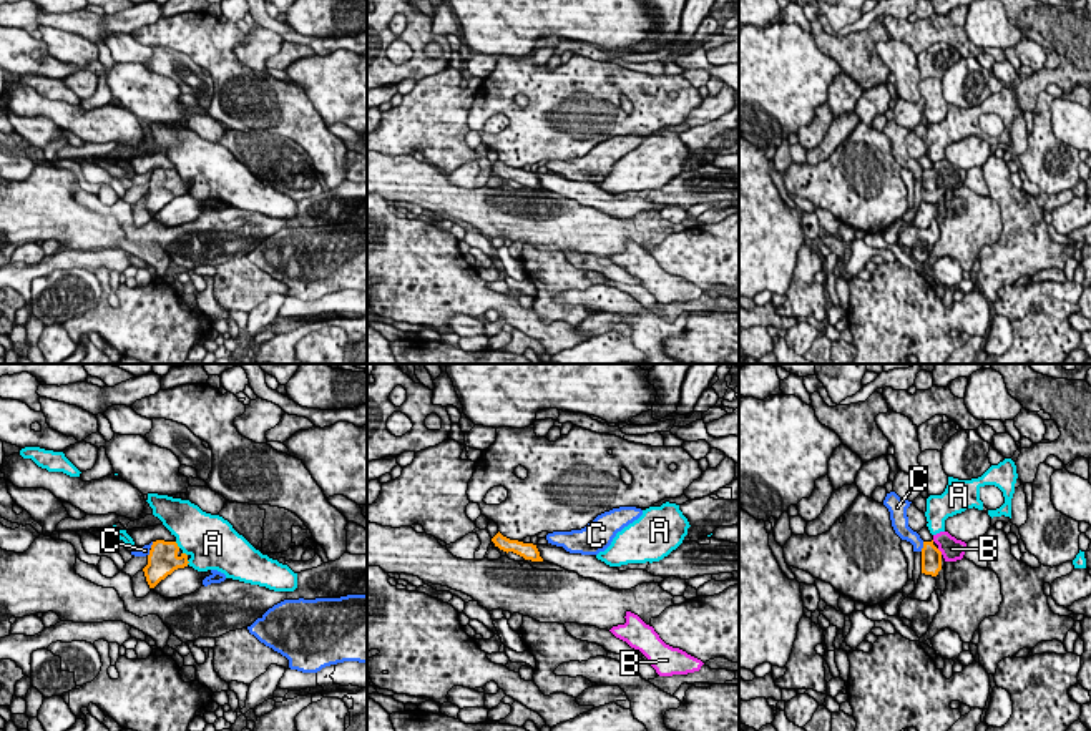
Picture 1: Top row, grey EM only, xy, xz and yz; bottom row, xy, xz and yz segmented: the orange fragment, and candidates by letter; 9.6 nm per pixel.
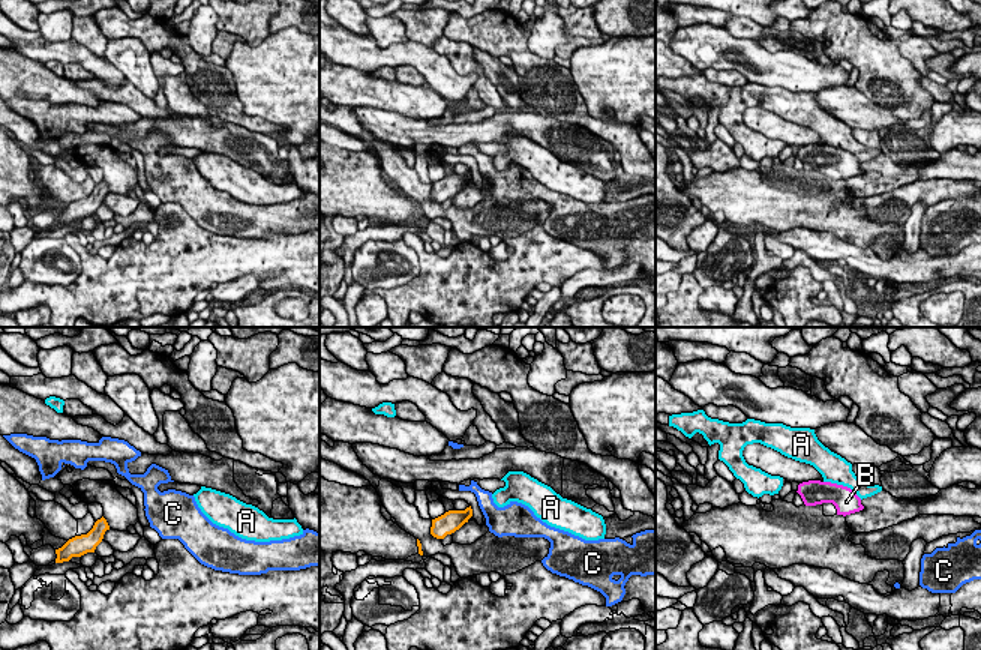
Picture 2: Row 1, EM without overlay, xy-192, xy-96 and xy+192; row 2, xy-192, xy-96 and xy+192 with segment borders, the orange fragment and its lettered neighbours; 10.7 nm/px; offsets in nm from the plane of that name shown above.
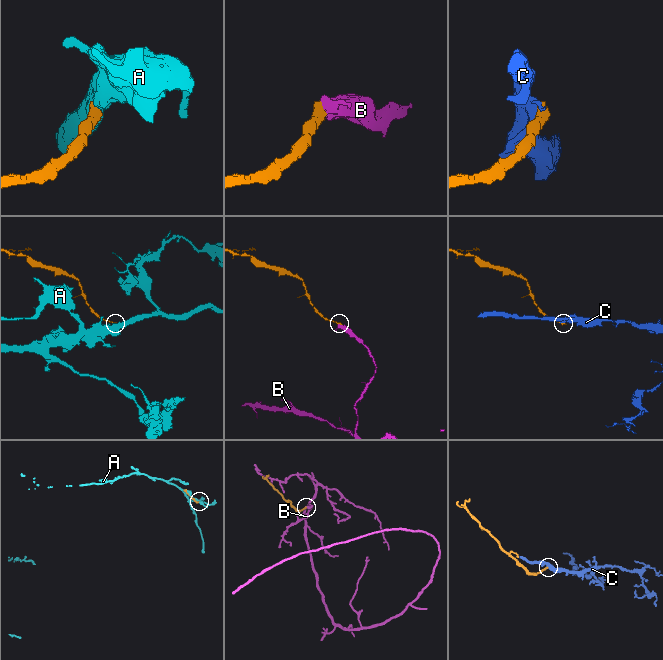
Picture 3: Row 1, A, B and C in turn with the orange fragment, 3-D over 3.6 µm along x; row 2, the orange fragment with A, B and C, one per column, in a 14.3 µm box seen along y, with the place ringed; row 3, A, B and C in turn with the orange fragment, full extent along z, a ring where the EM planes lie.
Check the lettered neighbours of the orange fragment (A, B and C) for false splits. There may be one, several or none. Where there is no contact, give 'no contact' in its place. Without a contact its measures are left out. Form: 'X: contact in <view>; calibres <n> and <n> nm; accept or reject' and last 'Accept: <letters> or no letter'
A: contact in xy; calibres 300 and 440 nm; reject
B: contact in yz; calibres 190 and 220 nm; accept
C: contact in yz; calibres 190 and 140 nm; reject
Accept: B

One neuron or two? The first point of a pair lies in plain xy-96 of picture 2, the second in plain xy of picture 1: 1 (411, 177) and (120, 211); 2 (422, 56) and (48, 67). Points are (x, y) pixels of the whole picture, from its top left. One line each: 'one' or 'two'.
1: one
2: one

